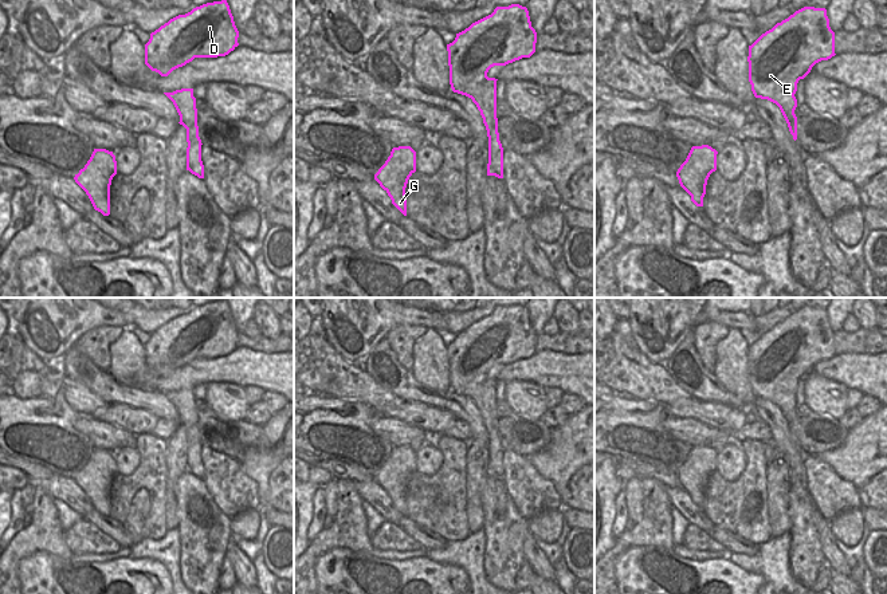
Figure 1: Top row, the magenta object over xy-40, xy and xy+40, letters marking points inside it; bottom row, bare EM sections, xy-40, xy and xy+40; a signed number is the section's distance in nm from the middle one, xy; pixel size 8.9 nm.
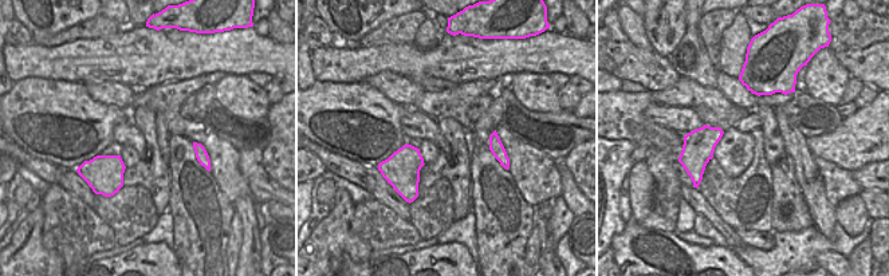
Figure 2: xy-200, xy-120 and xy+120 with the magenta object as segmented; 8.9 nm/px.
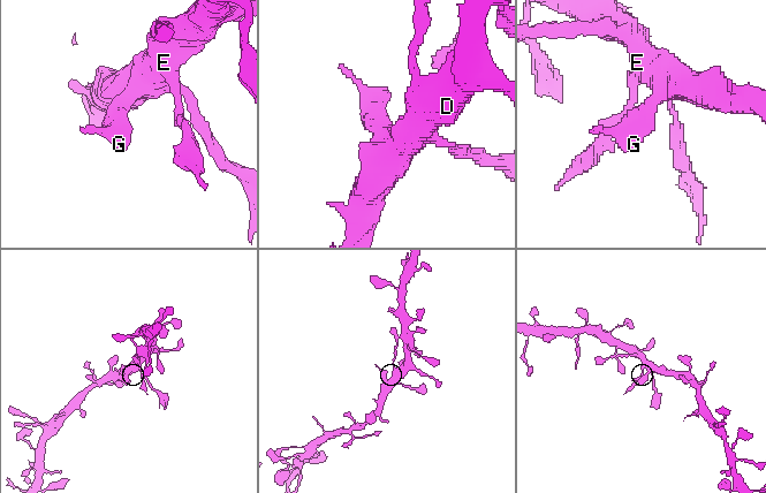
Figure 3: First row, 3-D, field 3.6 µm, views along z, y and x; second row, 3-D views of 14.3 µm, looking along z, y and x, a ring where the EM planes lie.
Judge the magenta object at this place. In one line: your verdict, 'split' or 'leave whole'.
leave whole

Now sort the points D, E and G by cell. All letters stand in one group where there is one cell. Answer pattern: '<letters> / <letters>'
D E G

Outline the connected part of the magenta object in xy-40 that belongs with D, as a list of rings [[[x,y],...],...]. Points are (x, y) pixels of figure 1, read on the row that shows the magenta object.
[[[227,0],[207,3],[178,15],[150,34],[145,44],[145,64],[168,76],[195,58],[225,56],[239,43]]]

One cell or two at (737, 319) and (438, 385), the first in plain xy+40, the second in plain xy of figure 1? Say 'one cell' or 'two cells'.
two cells

